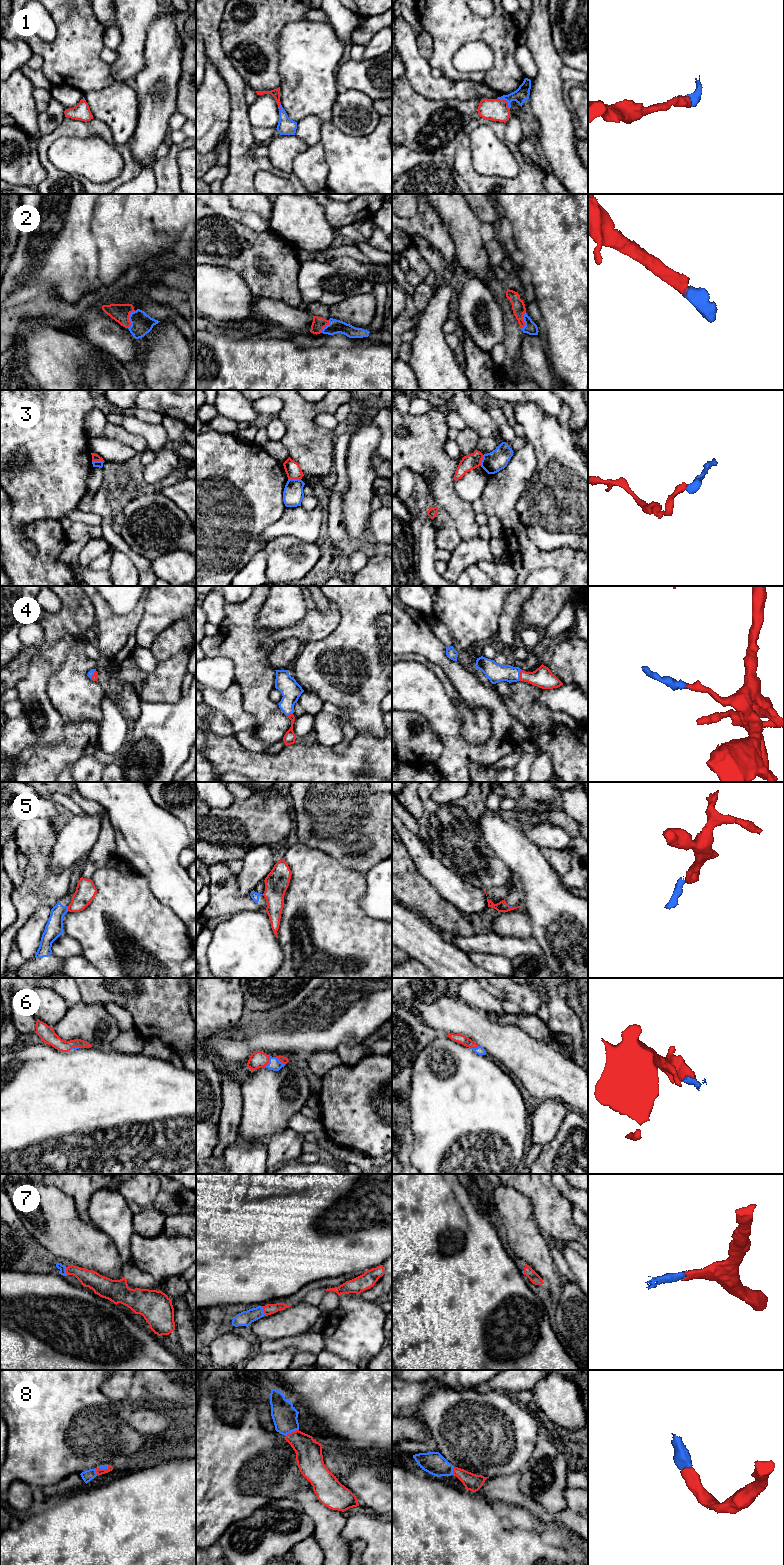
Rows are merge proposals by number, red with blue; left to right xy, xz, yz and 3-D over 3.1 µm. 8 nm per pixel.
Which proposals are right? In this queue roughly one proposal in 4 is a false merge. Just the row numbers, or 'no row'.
1, 2, 4, 6, 7, 8

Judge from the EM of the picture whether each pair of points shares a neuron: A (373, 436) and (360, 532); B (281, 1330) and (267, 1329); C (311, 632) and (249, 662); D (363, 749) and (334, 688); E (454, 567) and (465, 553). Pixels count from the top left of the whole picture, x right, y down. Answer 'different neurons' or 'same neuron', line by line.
A: same neuron
B: same neuron
C: same neuron
D: different neurons
E: same neuron

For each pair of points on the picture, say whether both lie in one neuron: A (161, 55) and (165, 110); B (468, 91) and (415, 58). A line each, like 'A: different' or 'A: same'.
A: same
B: same

